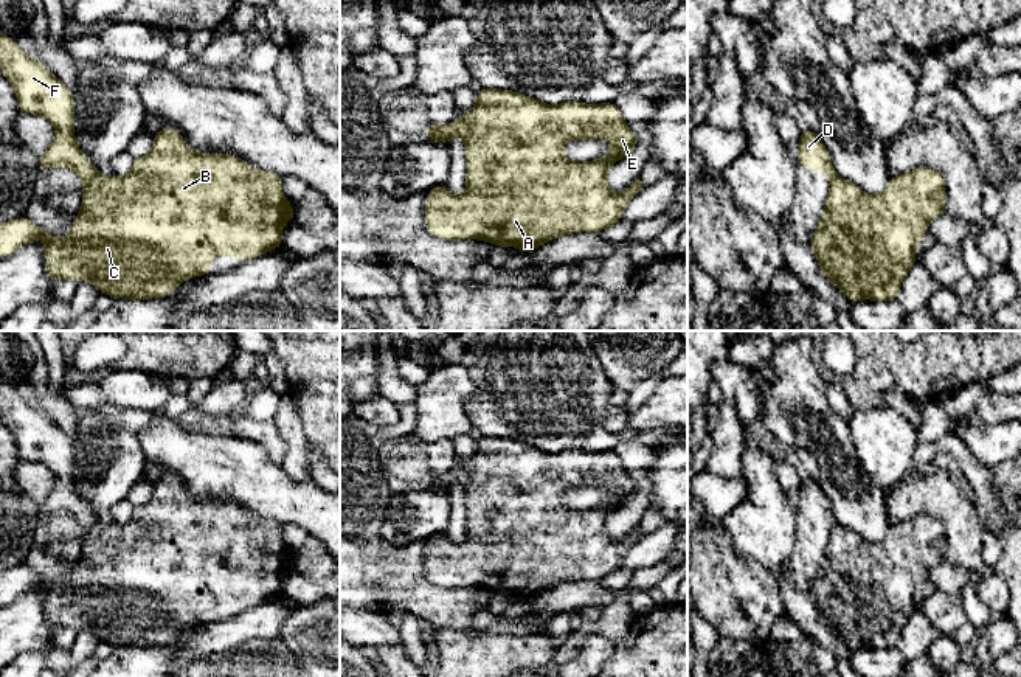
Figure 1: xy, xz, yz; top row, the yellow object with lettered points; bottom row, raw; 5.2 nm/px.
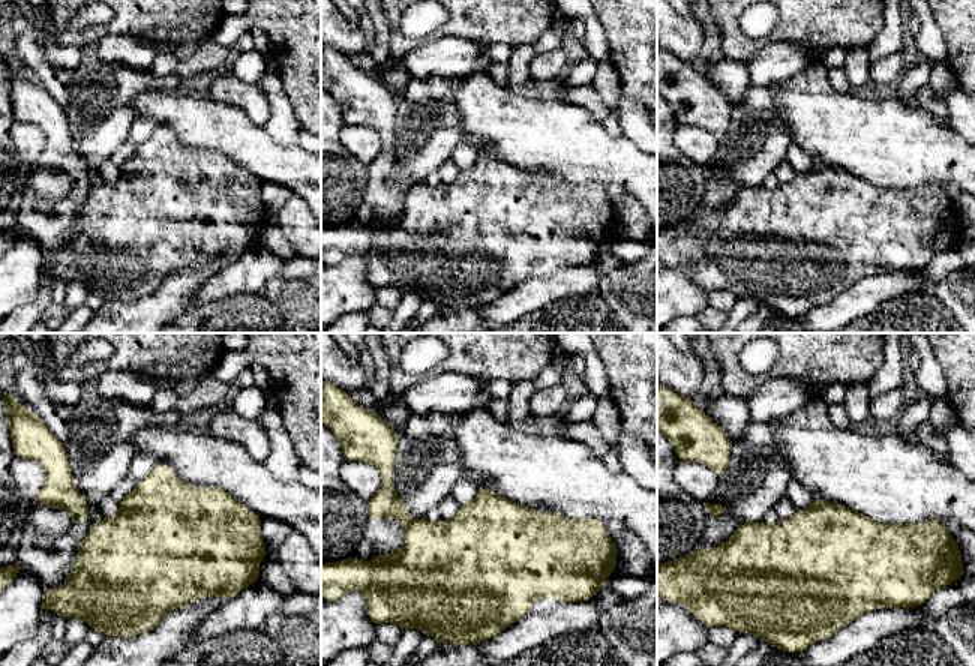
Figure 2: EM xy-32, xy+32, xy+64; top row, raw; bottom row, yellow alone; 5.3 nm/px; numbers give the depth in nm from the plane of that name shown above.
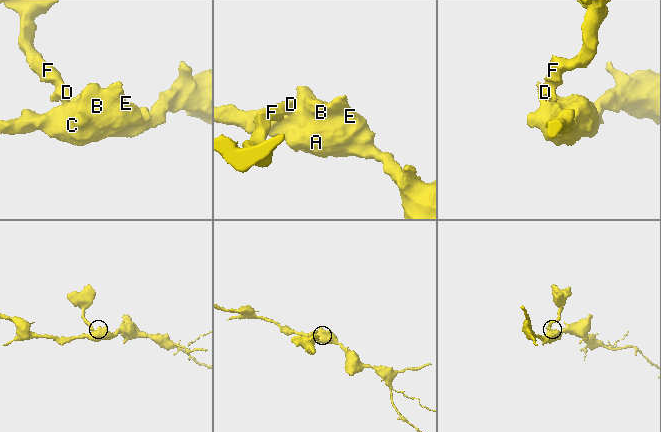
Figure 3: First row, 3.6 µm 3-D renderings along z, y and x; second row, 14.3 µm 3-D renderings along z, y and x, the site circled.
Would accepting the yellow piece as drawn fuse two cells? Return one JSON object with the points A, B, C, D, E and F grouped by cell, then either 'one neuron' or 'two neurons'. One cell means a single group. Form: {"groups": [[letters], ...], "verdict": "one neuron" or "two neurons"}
{"groups": [["A", "B", "C", "E"], ["D", "F"]], "verdict": "two neurons"}

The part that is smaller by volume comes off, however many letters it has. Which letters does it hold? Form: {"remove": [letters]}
{"remove": ["D", "F"]}

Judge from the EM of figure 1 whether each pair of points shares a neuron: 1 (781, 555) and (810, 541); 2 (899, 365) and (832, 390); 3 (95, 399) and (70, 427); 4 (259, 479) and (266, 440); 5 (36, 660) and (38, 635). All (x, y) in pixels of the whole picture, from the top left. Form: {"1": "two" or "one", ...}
{"1": "two", "2": "two", "3": "two", "4": "two", "5": "two"}

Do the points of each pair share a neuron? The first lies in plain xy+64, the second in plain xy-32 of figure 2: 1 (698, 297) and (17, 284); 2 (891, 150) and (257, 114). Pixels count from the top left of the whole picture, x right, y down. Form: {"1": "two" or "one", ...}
{"1": "one", "2": "two"}

